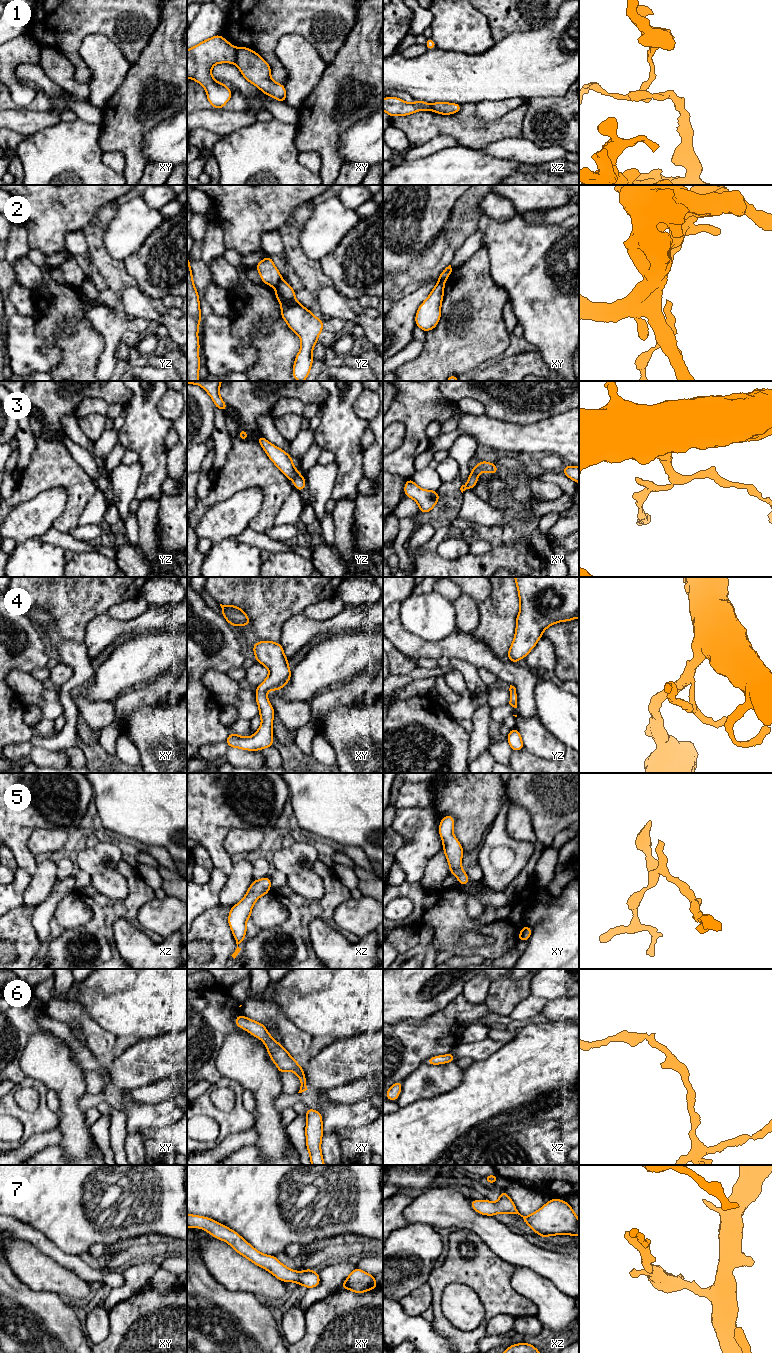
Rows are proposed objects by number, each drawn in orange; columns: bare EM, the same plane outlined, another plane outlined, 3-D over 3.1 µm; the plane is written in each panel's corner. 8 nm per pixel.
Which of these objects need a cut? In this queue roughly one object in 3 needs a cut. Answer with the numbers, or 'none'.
1, 2

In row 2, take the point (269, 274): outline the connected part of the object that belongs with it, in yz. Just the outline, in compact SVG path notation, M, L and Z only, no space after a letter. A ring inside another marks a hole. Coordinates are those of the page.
M269 255L261 260L255 268L258 270L261 280L268 286L276 286L282 279L280 272Z

